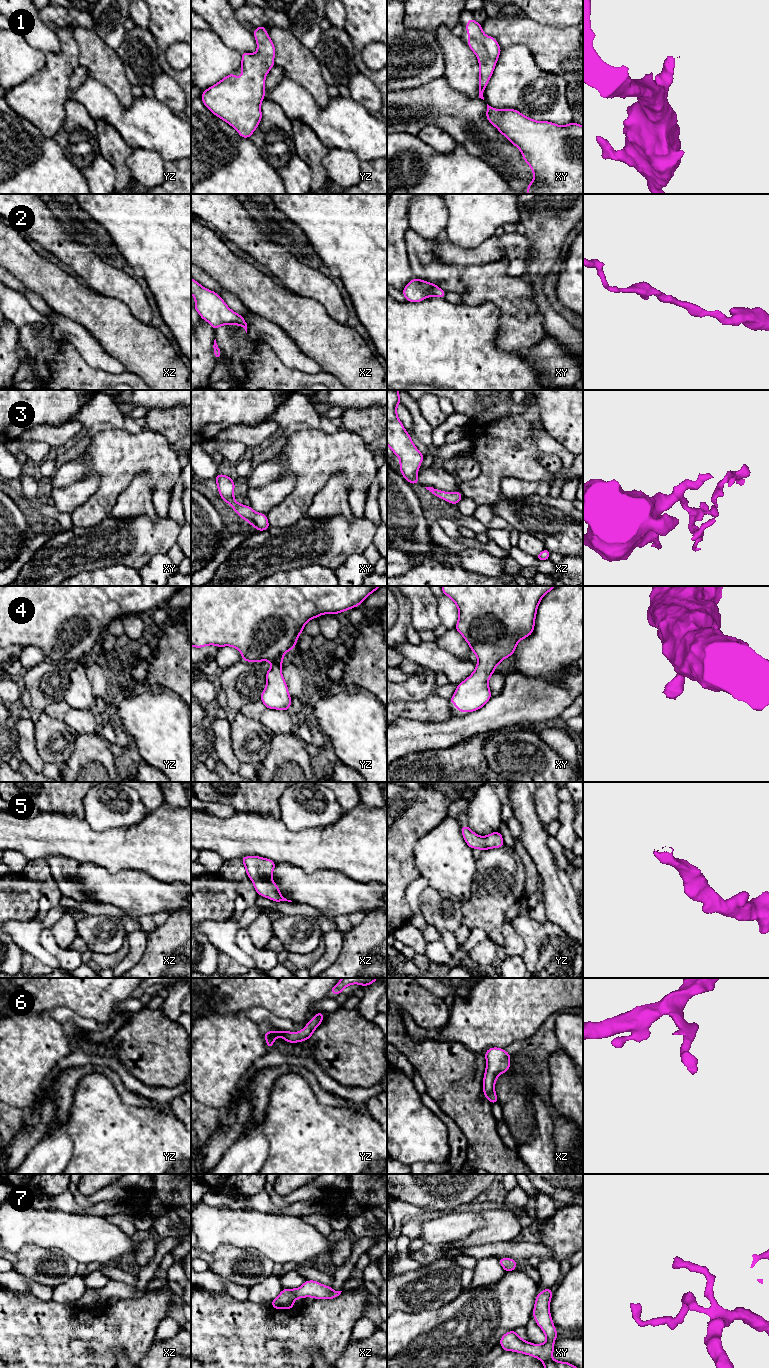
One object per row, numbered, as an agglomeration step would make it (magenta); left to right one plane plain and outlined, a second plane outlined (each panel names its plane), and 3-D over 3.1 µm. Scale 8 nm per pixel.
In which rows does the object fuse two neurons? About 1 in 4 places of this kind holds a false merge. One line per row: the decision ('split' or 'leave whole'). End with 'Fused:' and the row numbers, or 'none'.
1: leave whole
2: leave whole
3: leave whole
4: leave whole
5: leave whole
6: leave whole
7: leave whole
Fused: none

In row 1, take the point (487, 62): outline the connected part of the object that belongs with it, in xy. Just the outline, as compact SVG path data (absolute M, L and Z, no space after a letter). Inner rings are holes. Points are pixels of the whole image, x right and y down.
M472 18L468 19L464 29L468 30L467 45L479 60L479 98L484 100L484 90L493 74L501 48L497 40L485 35L482 25Z

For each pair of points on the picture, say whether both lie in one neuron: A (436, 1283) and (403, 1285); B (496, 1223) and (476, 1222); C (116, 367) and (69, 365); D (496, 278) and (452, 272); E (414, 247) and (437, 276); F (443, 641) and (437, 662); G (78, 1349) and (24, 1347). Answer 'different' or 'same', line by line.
A: same
B: different
C: different
D: different
E: same
F: different
G: different

